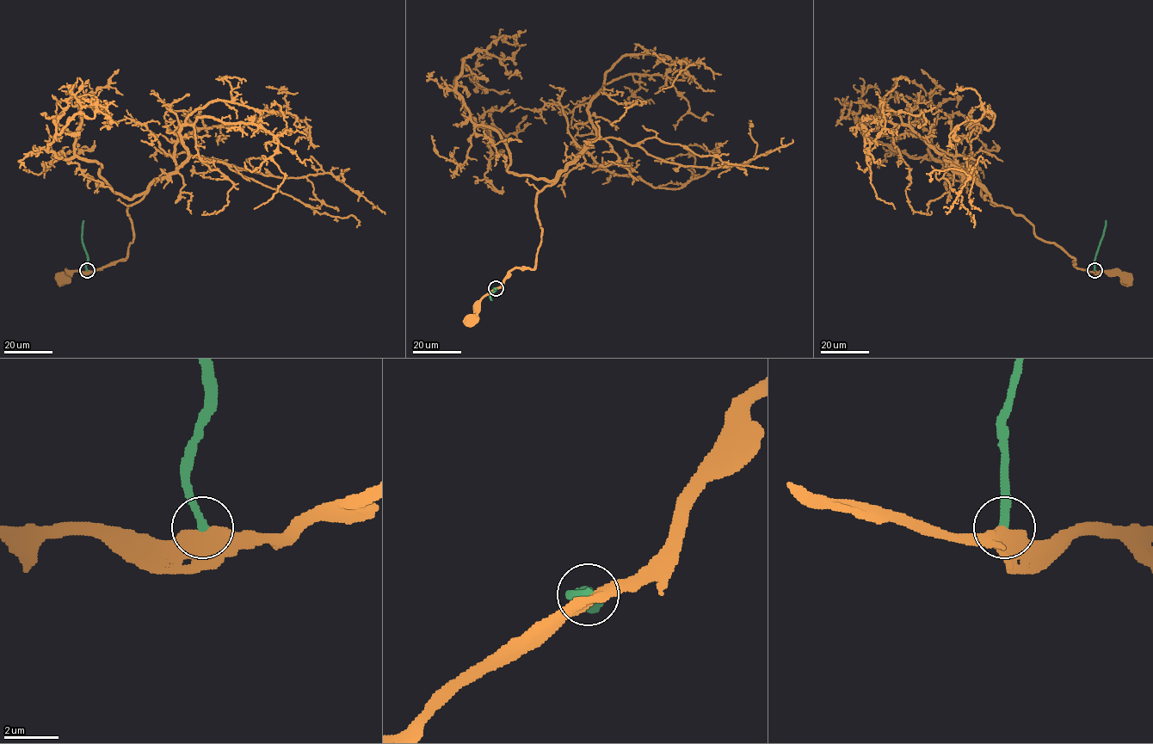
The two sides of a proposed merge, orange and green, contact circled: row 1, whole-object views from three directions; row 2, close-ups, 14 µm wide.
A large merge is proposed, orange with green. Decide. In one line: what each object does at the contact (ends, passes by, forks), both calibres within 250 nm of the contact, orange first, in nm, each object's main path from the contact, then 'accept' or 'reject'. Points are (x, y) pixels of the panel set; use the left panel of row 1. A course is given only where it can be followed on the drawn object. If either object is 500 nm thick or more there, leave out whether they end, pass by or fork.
orange passes by; green ends; calibres 400 and 320 nm; course orange (87, 271), (73, 271), (63, 279); course green (87, 271), (88, 256), (82, 241), (83, 220); reject

